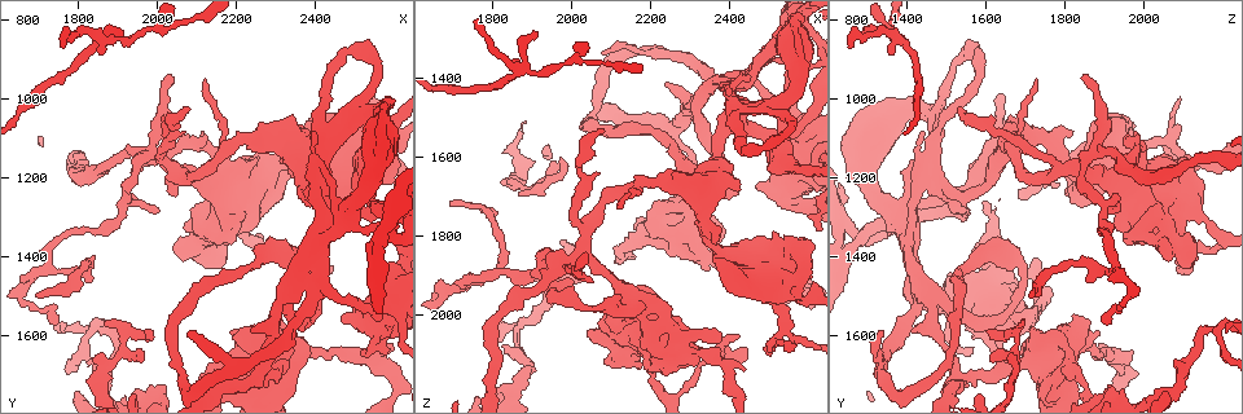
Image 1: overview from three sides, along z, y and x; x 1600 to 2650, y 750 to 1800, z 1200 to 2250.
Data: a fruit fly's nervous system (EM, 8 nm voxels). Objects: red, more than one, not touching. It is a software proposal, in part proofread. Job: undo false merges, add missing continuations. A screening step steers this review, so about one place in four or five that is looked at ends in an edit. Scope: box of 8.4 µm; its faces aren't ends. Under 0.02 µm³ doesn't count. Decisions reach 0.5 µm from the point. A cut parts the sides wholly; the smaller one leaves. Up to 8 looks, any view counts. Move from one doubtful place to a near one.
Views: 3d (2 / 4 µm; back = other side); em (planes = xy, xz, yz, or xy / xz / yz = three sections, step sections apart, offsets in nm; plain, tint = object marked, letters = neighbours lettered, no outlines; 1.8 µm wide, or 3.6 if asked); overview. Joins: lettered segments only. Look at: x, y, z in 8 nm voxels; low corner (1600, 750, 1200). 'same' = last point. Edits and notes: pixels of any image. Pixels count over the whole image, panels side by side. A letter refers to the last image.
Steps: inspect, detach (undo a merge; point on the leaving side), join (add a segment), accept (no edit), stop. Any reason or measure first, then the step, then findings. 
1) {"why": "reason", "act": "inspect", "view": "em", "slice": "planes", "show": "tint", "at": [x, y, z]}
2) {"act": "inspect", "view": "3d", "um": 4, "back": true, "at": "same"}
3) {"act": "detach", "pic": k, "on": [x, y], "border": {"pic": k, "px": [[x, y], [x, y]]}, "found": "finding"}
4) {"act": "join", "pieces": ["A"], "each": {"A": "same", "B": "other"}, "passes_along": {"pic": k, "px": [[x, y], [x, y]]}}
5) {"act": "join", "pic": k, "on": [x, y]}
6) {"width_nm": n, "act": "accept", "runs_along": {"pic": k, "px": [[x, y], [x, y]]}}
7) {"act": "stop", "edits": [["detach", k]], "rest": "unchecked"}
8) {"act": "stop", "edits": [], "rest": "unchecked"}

{"why": "arms run side by side", "act": "inspect", "view": "3d", "um": 4, "at": [2295, 1665, 1745]}

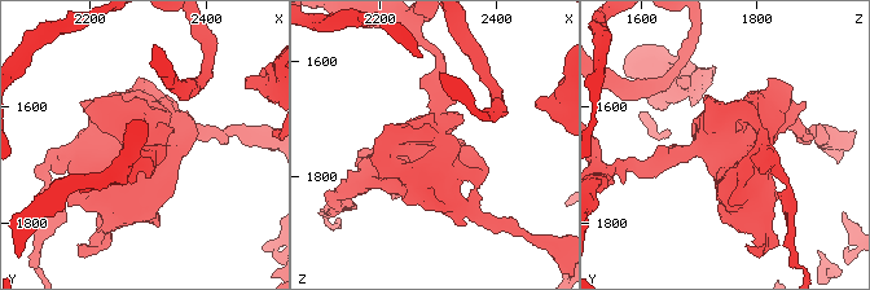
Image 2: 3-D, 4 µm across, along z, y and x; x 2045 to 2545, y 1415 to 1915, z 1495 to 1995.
{"why": "now the EM", "act": "inspect", "view": "em", "um": 3.6, "slice": "planes", "show": "letters", "at": [2295, 1655, 1745]}

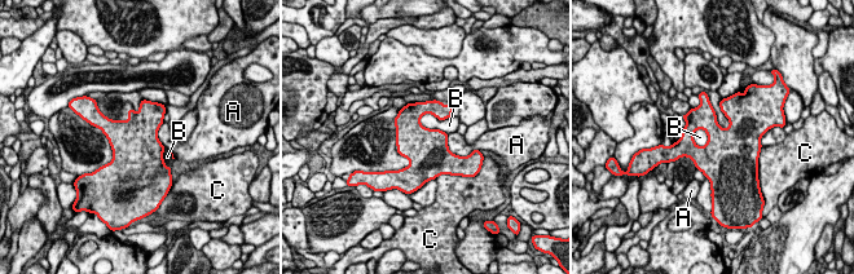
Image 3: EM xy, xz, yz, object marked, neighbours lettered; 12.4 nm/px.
{"longest_contact_nm": ["B", 420], "act": "accept", "each": {"A": "other", "B": "other", "C": "other"}, "found": "one neuron here"}

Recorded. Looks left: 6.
{"why": "abrupt turn", "act": "inspect", "view": "em", "slice": "planes", "show": "plain", "at": [2415, 1455, 1410]}

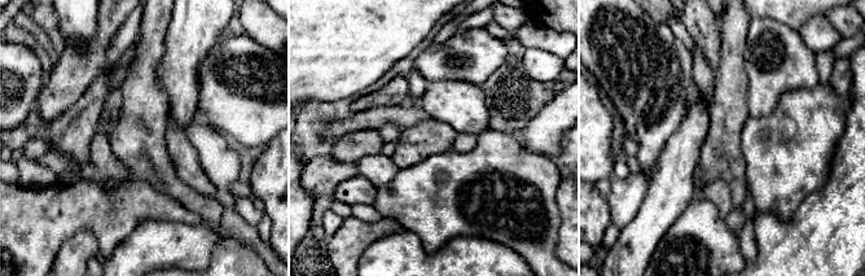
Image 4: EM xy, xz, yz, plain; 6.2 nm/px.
{"act": "inspect", "view": "em", "slice": "planes", "show": "letters", "at": "same"}

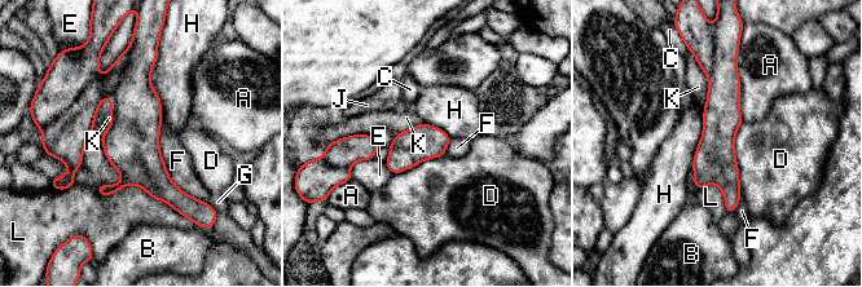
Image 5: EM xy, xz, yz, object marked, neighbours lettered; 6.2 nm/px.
{"act": "accept", "each": {"A": "other", "B": "other", "C": "other", "D": "other", "E": "other", "F": "other", "G": "other", "H": "other", "J": "other", "K": "other", "L": "other"}, "runs_along": {"pic": 5, "px": [[131, 65], [135, 154], [179, 207]]}, "found": "all the same neuron"}

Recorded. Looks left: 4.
{"act": "inspect", "view": "3d", "um": 4, "at": [2410, 1225, 1460]}

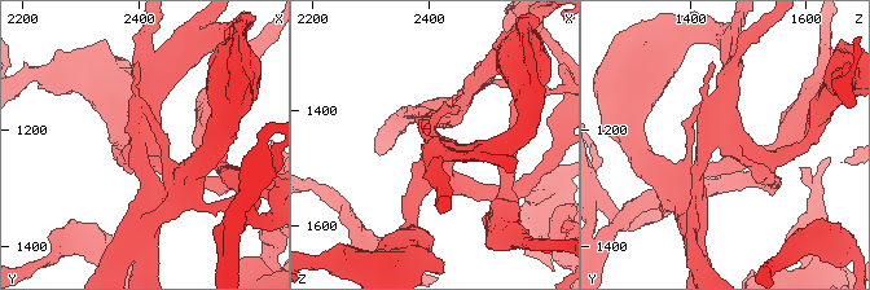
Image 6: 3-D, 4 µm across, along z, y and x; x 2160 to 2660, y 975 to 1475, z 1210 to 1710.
{"act": "inspect", "view": "em", "um": 3.6, "slice": "planes", "show": "tint", "at": [2410, 1220, 1465]}

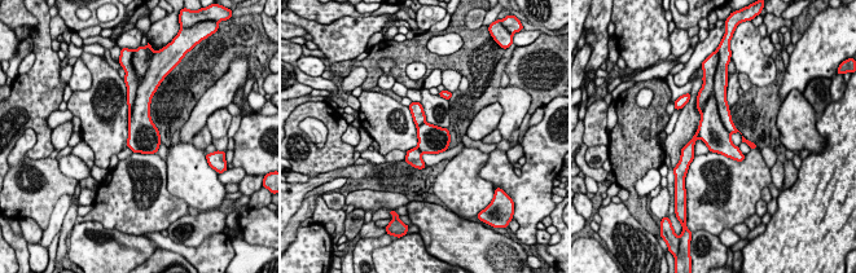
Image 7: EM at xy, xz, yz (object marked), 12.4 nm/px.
{"why": "what lies round it", "act": "inspect", "view": "em", "um": 3.6, "slice": "planes", "show": "letters", "at": "same"}

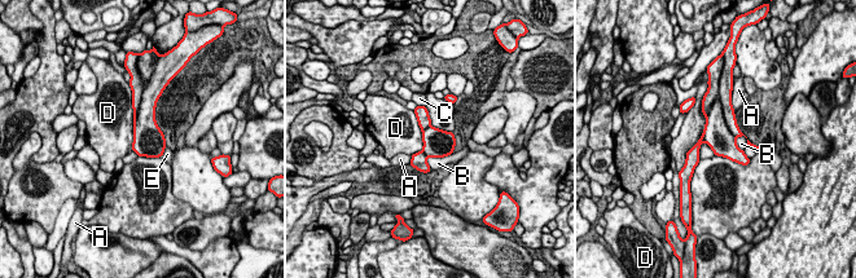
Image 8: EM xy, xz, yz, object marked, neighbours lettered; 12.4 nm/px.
{"width_nm": 360, "longest_contact_nm": ["D", 650], "act": "accept", "each": {"A": "other", "B": "other", "C": "other", "D": "other", "E": "other"}, "found": "one neuron here"}

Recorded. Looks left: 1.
{"act": "stop", "edits": [], "rest": "unchecked"}

